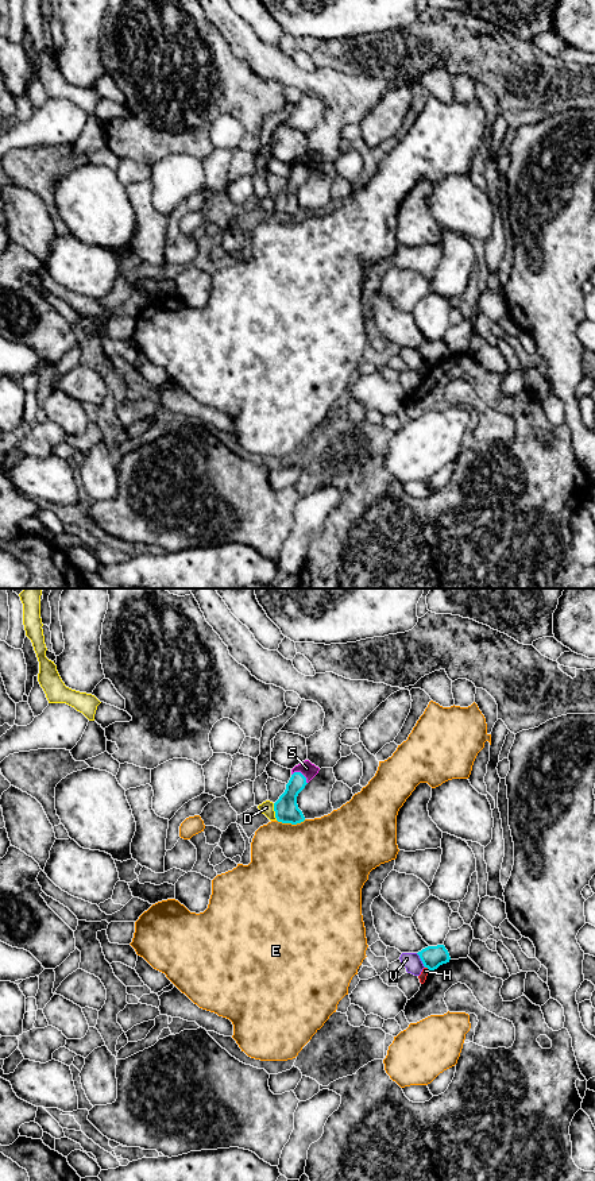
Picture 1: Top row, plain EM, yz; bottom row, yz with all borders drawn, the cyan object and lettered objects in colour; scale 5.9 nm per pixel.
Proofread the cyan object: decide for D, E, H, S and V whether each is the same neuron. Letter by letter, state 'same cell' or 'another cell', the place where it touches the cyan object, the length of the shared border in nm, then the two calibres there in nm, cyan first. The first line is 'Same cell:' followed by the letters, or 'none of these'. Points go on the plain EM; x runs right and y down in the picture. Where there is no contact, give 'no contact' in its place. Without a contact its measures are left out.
Same cell: S
D: another cell | yz (274, 205) | 110 nm | 140/80 nm
E: another cell | yz (290, 217) | 180 nm | 140/480 nm
H: another cell | yz (428, 363) | 40 nm | 140/50 nm
S: same cell | yz (301, 169) | 110 nm | 140/90 nm
V: another cell | yz (421, 355) | 110 nm | 140/110 nm

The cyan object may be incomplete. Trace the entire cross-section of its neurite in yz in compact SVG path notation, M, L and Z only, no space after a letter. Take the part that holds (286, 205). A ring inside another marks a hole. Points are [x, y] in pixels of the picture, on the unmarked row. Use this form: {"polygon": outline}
{"polygon": "M309 155L302 157L291 165L291 173L286 180L285 188L274 198L278 217L297 220L305 216L302 207L298 204L297 192L318 166L320 163Z"}

